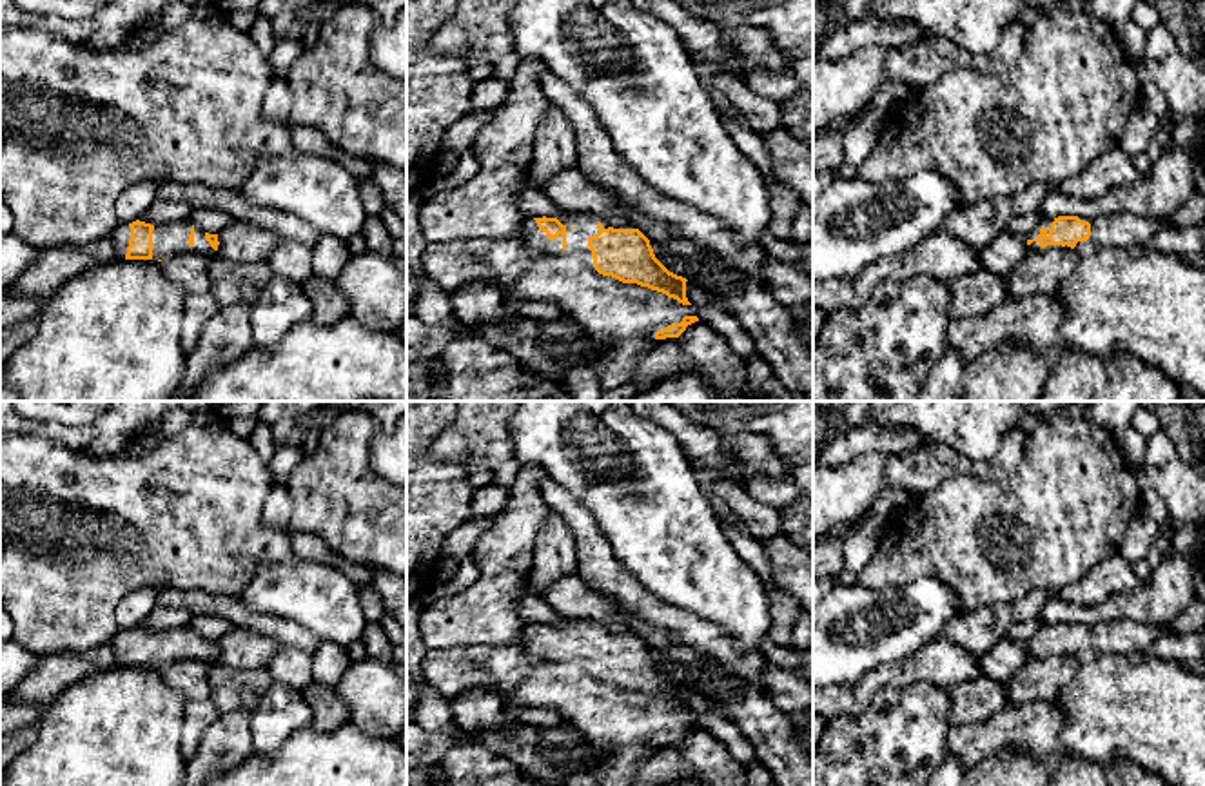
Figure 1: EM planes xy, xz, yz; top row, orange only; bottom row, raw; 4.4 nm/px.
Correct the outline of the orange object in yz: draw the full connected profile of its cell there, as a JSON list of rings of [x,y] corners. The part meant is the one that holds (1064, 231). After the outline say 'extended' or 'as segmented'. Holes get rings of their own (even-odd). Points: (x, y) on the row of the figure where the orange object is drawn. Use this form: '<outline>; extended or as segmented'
[[[1131,212],[1098,218],[1043,218],[1029,234],[1029,252],[1051,249],[1145,249],[1161,221]]]; extended

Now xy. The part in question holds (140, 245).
[[[191,220],[154,227],[145,221],[120,223],[103,240],[91,245],[62,245],[40,251],[40,256],[16,278],[15,289],[27,298],[45,301],[71,278],[120,260],[156,260],[198,252],[207,258],[218,251],[218,234],[203,232]]]; extended

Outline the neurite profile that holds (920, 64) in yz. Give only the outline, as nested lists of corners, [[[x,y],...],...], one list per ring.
[[[1014,20],[1002,31],[998,45],[984,54],[973,54],[945,38],[924,38],[916,44],[887,49],[884,74],[887,82],[909,84],[918,89],[960,67],[975,67],[985,74],[1002,74],[1020,60],[1025,34],[1027,29]]]

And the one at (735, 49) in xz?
[[[677,0],[630,2],[670,24],[690,56],[711,71],[731,71],[744,78],[751,65],[771,73],[786,73],[791,67],[793,60],[775,49],[769,33],[762,27],[722,27],[691,15]]]

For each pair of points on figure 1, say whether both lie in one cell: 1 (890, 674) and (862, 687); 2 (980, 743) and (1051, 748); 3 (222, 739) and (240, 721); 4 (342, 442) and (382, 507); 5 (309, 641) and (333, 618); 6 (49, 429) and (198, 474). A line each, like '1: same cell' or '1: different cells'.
1: same cell
2: same cell
3: same cell
4: same cell
5: different cells
6: different cells

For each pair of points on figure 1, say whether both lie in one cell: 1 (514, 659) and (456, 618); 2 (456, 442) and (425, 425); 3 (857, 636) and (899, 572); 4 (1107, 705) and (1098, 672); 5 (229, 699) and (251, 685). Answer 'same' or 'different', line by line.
1: different
2: different
3: different
4: same
5: same

